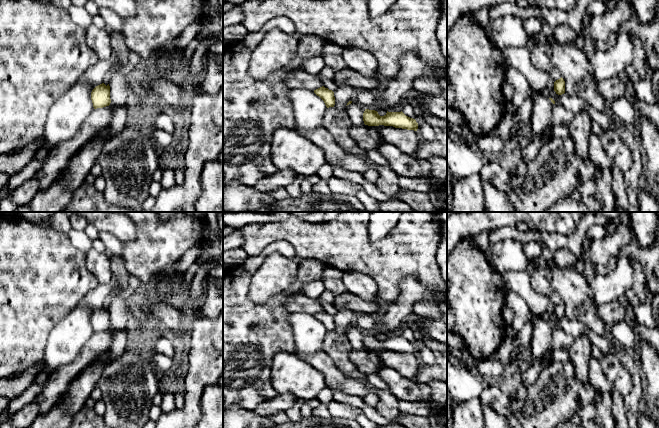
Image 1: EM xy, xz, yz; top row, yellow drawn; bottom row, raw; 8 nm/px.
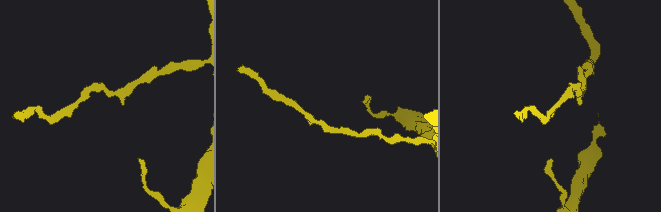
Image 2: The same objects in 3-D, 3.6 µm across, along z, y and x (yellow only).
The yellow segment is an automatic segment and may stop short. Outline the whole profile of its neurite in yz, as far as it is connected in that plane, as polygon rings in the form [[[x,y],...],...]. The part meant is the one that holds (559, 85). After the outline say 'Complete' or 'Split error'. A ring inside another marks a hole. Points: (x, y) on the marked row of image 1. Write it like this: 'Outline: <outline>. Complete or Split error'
Outline: [[[562,77],[554,82],[554,91],[558,95],[565,93],[565,81]]]. Complete

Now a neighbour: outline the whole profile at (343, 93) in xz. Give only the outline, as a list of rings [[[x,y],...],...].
[[[347,85],[337,86],[333,91],[335,97],[334,107],[337,109],[345,109],[347,103],[351,101],[353,91],[354,89]]]

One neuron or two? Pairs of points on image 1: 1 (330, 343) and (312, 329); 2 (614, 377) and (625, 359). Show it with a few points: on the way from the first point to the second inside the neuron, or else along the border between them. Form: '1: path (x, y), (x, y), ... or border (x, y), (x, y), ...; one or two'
1: border (327, 332), (321, 350); two
2: border (611, 354), (619, 360), (629, 373), (631, 385); two

